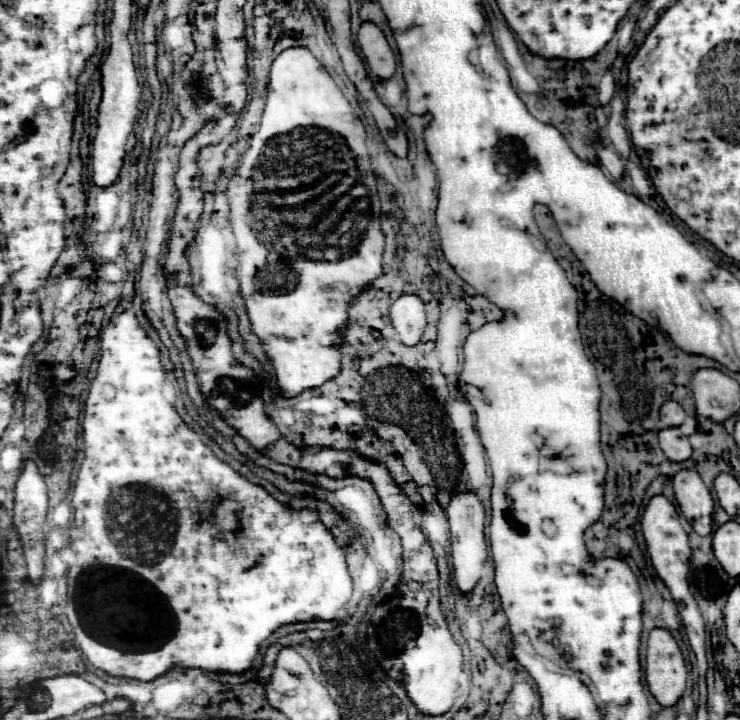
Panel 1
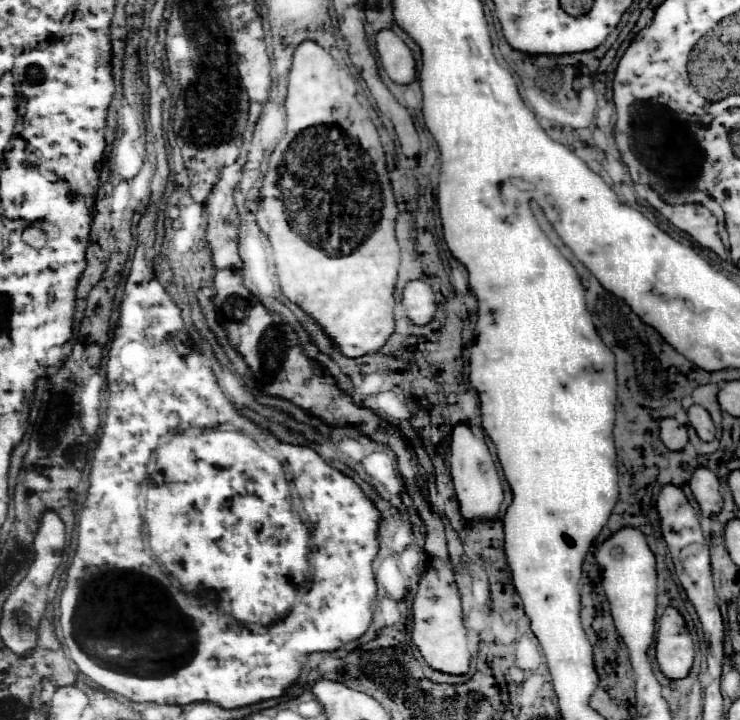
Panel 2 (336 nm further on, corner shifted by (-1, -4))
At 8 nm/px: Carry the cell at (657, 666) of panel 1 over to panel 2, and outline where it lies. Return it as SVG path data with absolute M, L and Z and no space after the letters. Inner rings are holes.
M667 608L657 630L657 664L669 680L685 678L693 666L693 640L685 628L685 620L675 608Z

